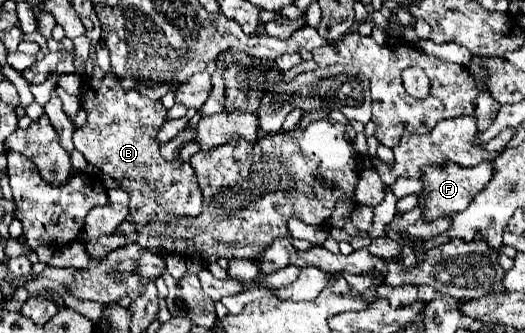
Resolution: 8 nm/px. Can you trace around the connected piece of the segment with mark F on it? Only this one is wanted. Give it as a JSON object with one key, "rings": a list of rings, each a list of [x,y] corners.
{"rings":[[[484,161],[474,167],[460,167],[456,163],[426,167],[424,173],[420,175],[420,179],[424,183],[424,191],[418,193],[418,205],[422,209],[422,219],[434,221],[434,219],[448,215],[452,211],[462,211],[464,207],[468,207],[470,197],[476,195],[476,191],[482,191],[482,187],[486,187],[490,177],[492,177],[492,163],[490,161]]]}

